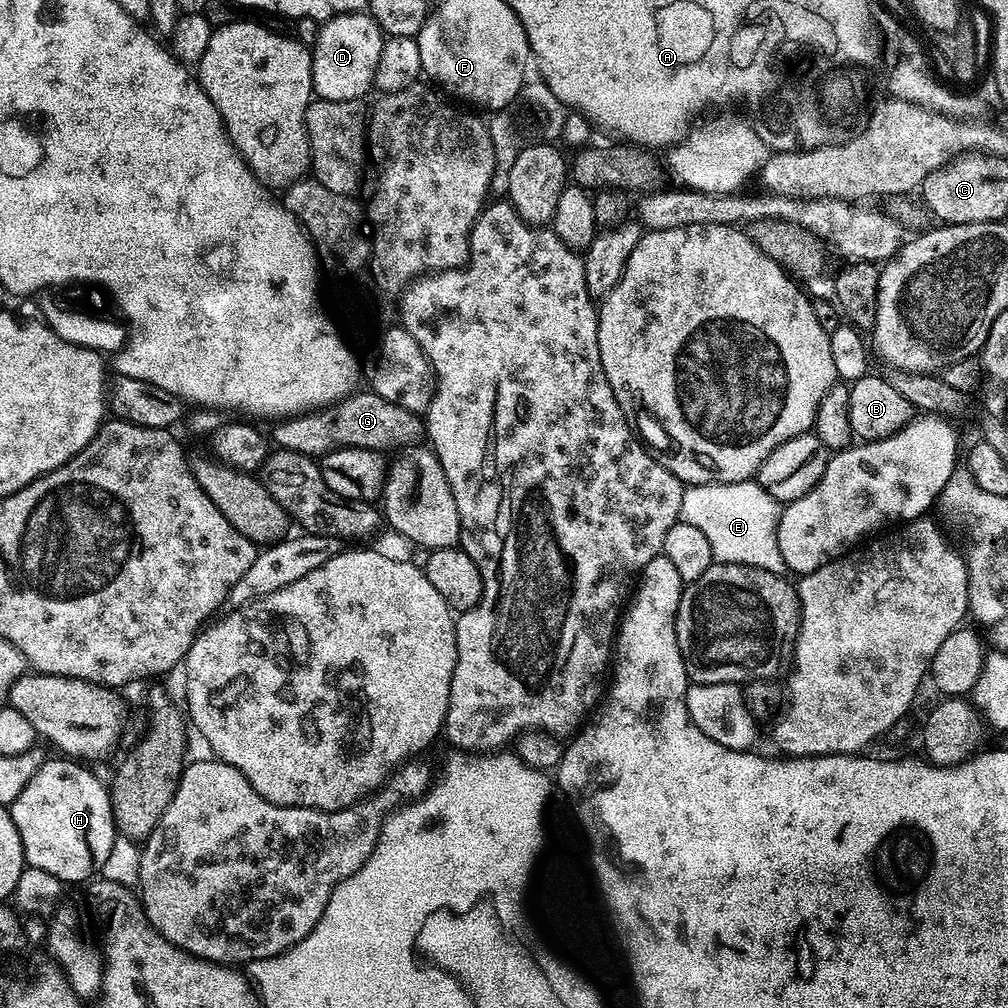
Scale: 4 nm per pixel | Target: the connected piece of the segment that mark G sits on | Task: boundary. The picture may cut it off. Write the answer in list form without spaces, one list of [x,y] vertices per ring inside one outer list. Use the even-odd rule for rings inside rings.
[[[371,390],[357,391],[335,407],[329,406],[279,421],[273,428],[276,429],[273,430],[271,439],[274,444],[276,439],[277,449],[313,458],[330,455],[338,448],[350,447],[388,454],[391,448],[412,448],[426,436],[425,421],[417,413],[402,406],[394,406],[394,402],[386,402],[386,398]]]

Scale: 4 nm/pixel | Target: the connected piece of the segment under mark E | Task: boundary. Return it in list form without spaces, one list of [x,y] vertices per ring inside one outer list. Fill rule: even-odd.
[[[743,480],[737,484],[693,484],[682,494],[680,520],[698,526],[710,542],[713,561],[745,564],[783,573],[784,559],[778,550],[778,522],[781,505],[759,482]]]

